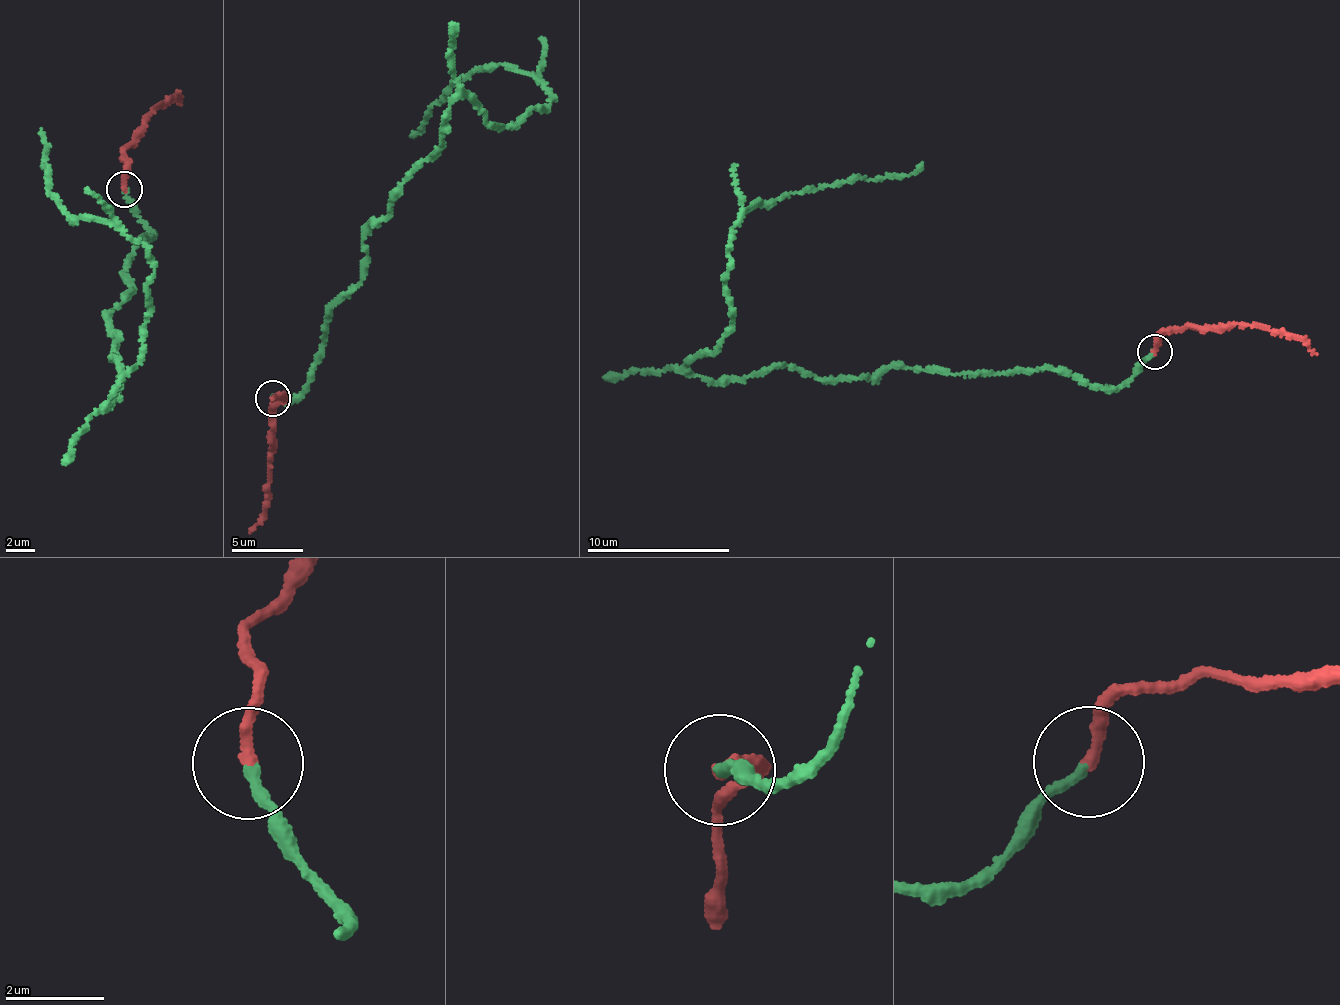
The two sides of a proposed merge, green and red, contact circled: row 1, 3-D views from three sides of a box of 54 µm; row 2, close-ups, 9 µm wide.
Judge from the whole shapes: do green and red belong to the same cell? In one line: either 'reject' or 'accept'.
accept

